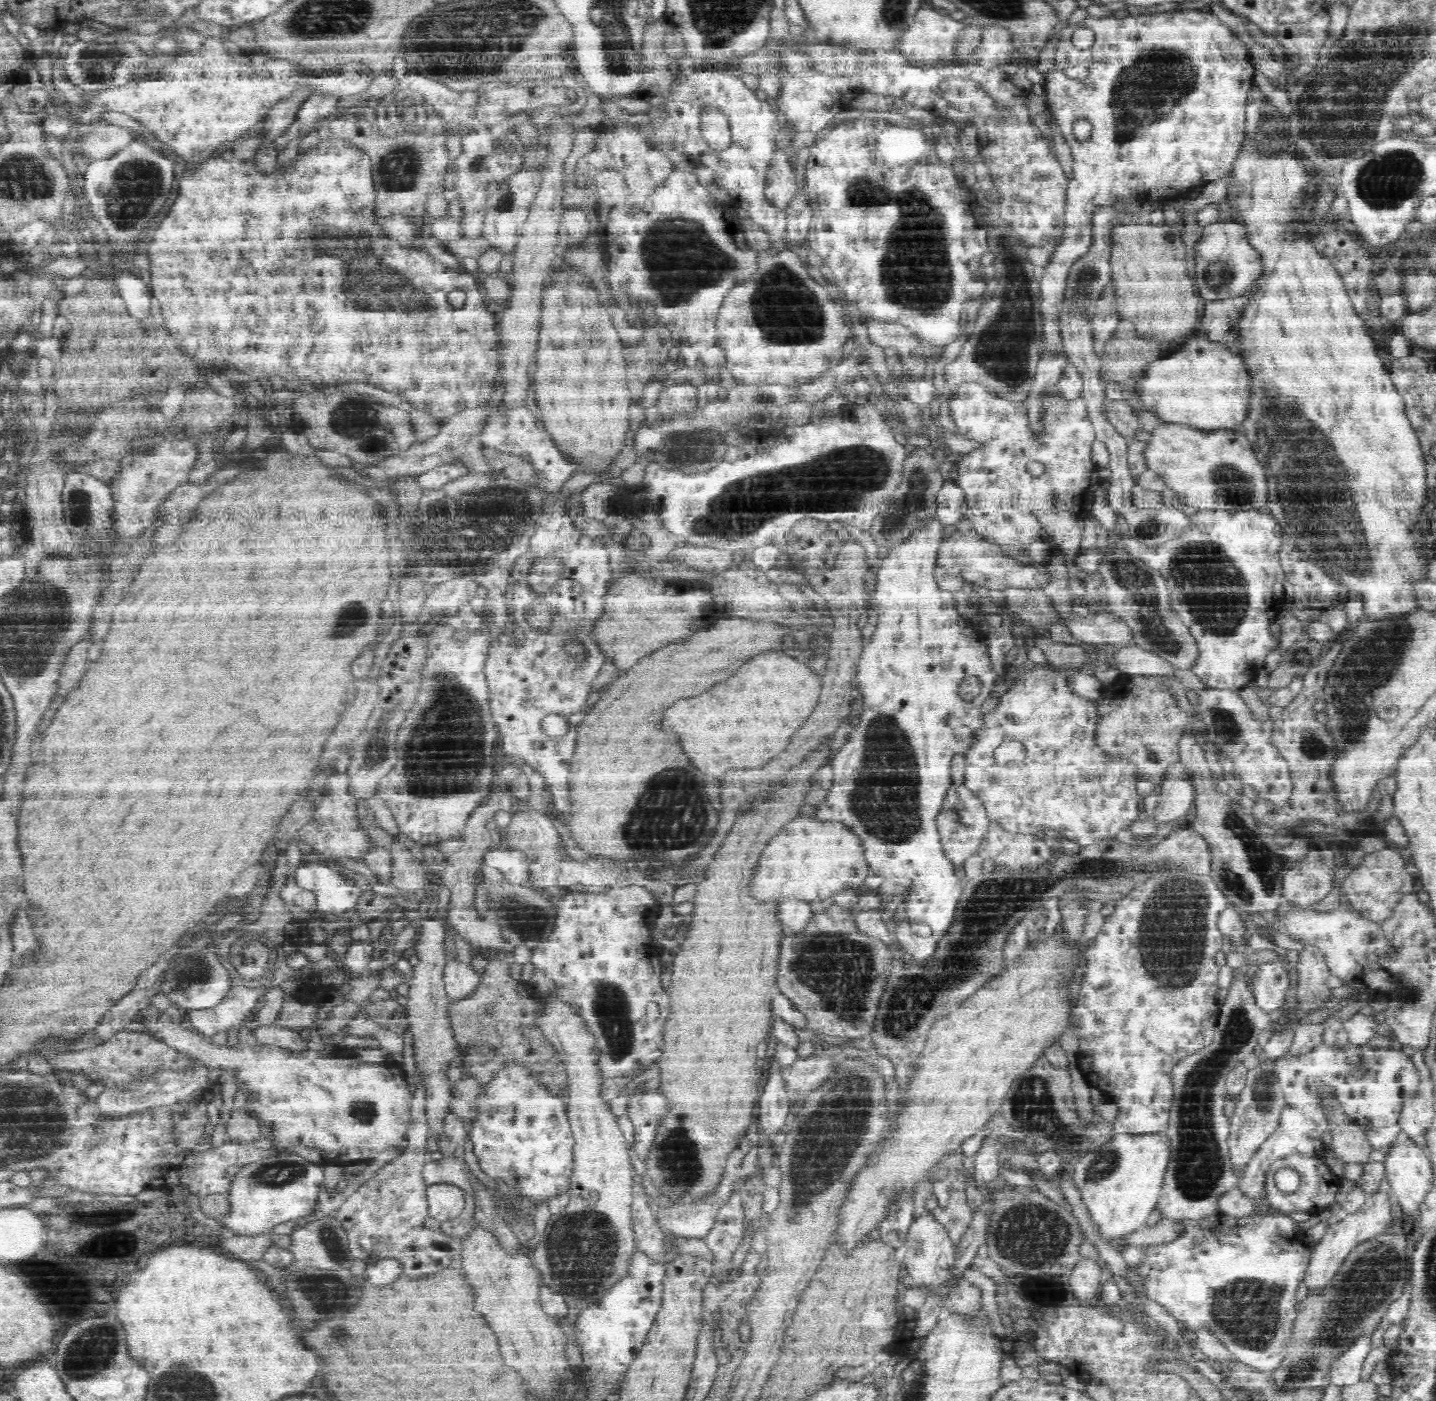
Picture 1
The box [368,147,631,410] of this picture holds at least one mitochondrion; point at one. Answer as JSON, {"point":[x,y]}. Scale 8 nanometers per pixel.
{"point":[506,201]}

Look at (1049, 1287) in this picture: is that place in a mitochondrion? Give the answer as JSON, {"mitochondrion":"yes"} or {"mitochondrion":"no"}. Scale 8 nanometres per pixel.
{"mitochondrion":"yes"}

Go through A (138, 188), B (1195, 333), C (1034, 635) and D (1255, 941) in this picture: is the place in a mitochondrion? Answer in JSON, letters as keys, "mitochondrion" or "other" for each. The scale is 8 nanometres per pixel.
{"A":"mitochondrion","B":"other","C":"other","D":"other"}

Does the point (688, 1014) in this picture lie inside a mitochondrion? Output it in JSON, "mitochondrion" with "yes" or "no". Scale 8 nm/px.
{"mitochondrion":"no"}

